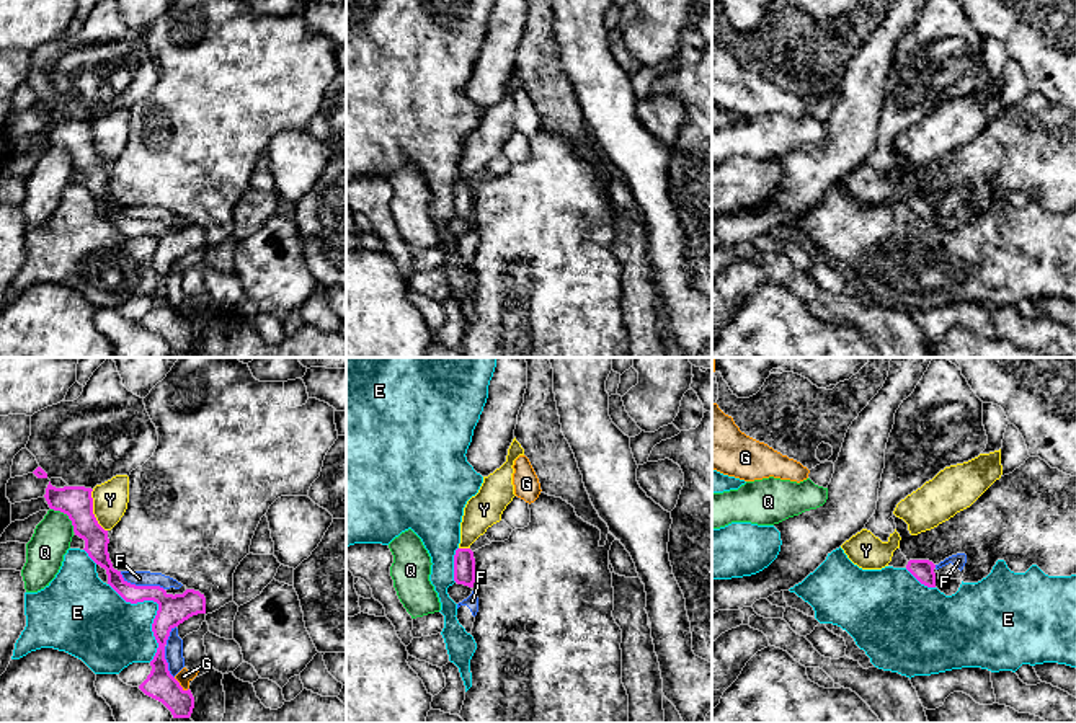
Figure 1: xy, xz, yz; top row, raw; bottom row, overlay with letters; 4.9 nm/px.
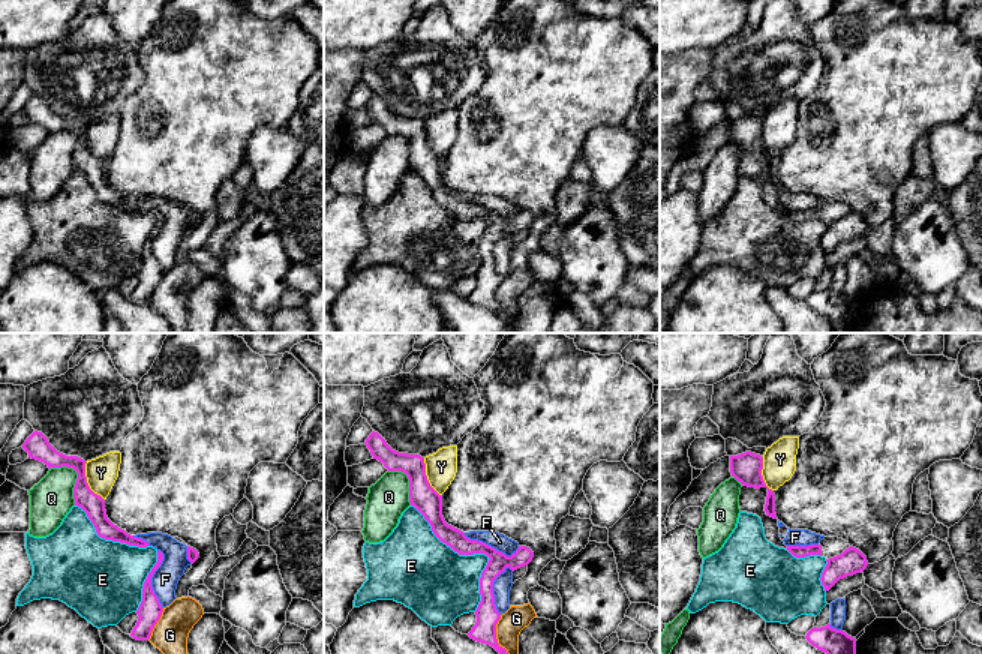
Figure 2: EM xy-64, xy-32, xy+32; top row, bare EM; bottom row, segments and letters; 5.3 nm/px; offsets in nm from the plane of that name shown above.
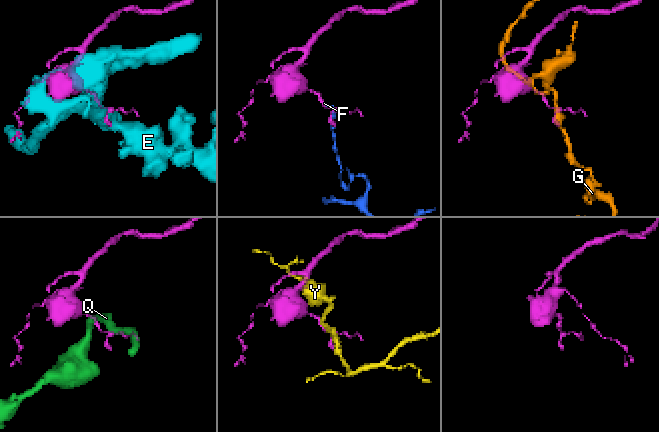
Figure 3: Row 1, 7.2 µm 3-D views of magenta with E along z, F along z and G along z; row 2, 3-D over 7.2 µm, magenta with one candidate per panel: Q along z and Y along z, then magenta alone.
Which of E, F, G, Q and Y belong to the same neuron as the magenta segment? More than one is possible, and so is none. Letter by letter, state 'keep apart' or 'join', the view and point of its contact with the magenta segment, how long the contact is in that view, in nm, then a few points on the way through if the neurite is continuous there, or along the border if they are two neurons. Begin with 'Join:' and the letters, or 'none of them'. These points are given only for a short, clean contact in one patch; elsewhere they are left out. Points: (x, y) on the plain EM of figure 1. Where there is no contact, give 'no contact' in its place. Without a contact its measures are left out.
Join: none of them
E: keep apart | xy (159, 243) | 440 nm
F: keep apart | xy (141, 221) | 240 nm
G: keep apart | xy (180, 320) | 100 nm | along xy (173, 312), (188, 323)
Q: keep apart | xy (67, 149) | 170 nm | along xy (51, 142), (64, 147), (74, 165)
Y: keep apart | xy (92, 146) | 220 nm | along xy (92, 124), (92, 147), (106, 165)

